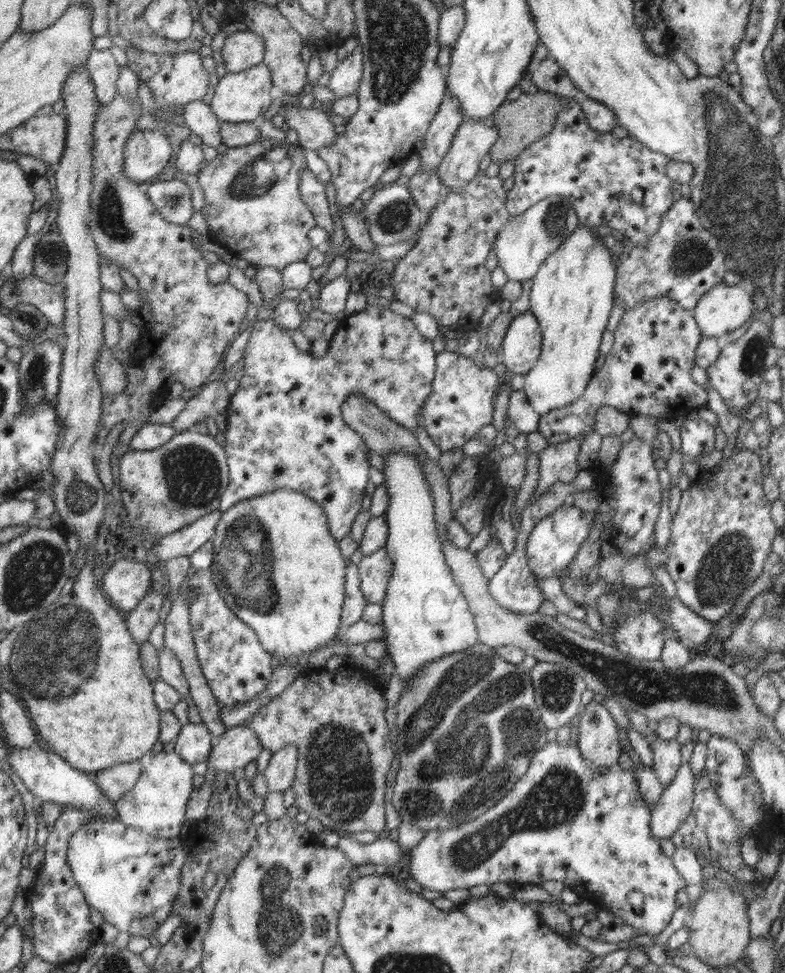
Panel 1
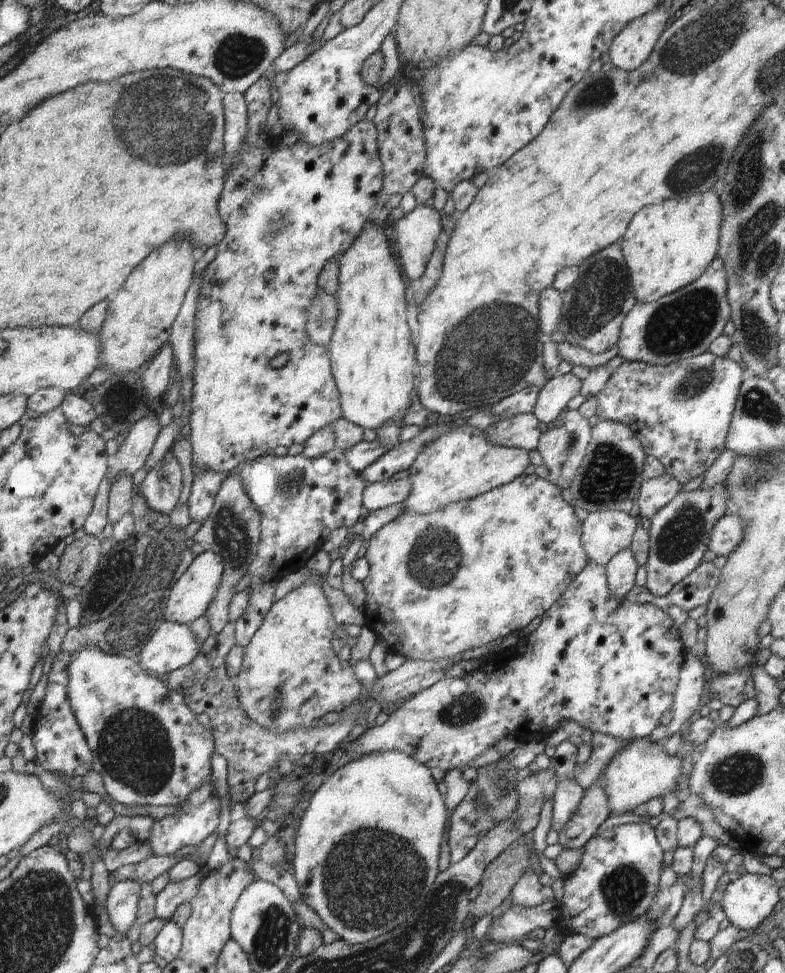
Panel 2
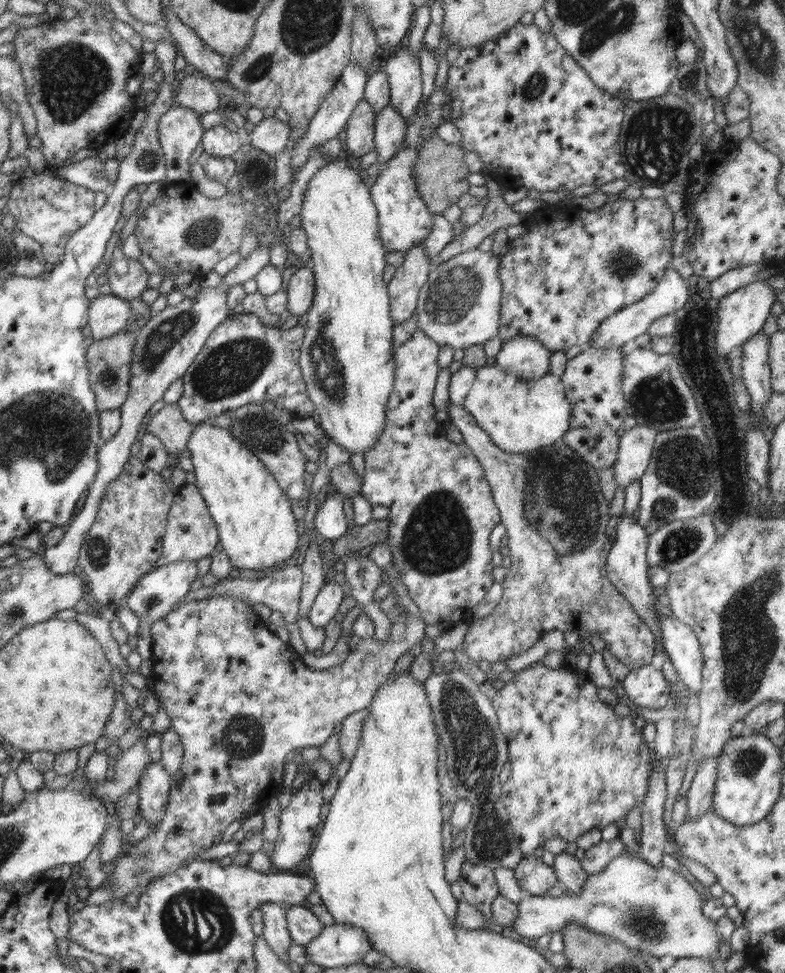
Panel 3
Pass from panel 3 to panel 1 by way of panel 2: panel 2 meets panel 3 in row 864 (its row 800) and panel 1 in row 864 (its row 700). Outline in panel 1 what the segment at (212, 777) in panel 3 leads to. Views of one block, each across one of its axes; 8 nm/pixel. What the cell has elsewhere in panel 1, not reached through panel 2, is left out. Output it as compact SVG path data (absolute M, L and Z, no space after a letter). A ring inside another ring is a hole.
M98 819L98 830L96 830L96 824L88 830L87 826L83 826L80 830L76 831L70 841L68 841L67 859L70 865L74 880L77 882L78 888L84 893L84 898L86 902L90 905L91 909L97 910L104 918L105 922L110 922L112 926L115 926L120 932L128 932L129 936L145 936L146 938L151 938L155 936L158 927L170 916L173 912L173 904L176 896L178 896L181 887L181 874L182 867L186 864L187 854L183 849L183 843L180 838L172 838L170 840L166 838L156 838L146 834L146 832L141 832L134 827L126 826L125 824L120 824L120 821L112 822L110 824L106 821L106 824L102 824L102 820Z

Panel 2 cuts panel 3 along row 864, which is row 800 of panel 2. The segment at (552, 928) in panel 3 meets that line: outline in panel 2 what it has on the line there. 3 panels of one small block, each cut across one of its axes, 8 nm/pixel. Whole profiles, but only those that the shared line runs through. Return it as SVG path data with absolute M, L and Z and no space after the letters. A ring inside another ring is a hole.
M638 737L628 741L603 768L595 784L600 784L607 796L611 815L632 812L636 807L649 800L661 798L674 793L678 786L678 777L682 774L682 761L676 755L663 751L663 741L652 741L650 737Z

